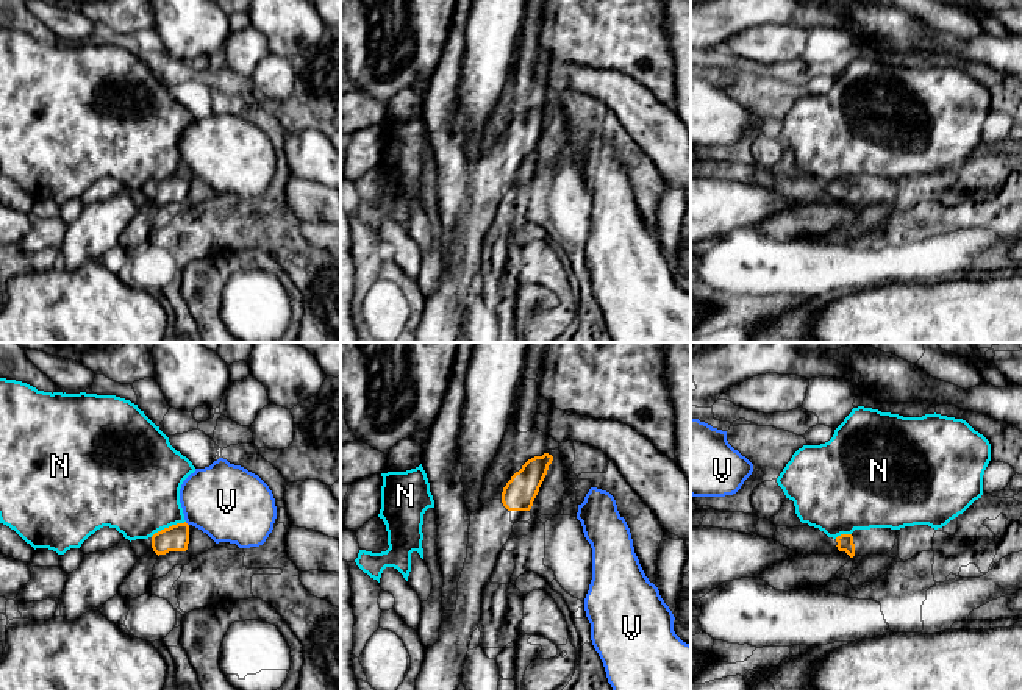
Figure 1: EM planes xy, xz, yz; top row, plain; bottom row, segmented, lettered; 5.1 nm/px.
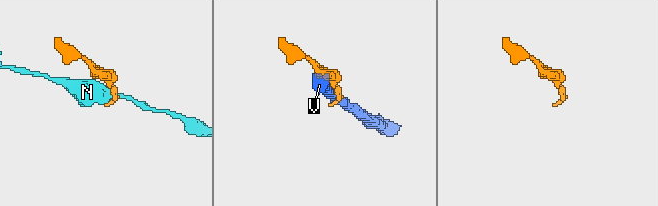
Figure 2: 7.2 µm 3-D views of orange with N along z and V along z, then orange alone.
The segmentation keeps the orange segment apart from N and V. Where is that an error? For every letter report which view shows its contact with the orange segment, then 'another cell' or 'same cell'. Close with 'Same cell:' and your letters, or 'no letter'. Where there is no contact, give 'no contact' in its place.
N: contact in xy; another cell
V: contact in xy; another cell
Same cell: no letter

